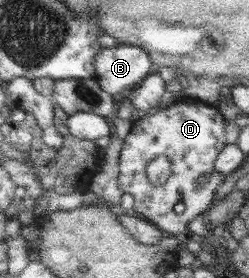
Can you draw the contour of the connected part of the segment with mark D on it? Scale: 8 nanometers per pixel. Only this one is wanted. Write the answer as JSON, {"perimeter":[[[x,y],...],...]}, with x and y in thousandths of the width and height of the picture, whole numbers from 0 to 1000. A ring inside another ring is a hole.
{"perimeter":[[[731,353],[683,381],[542,417],[478,572],[478,665],[538,712],[534,752],[675,845],[751,835],[767,788],[863,737],[863,691],[896,665],[908,637],[908,626],[867,608],[888,543],[924,518],[904,446],[908,428],[871,381],[831,378],[799,356]],[[647,558],[687,579],[691,626],[655,665],[631,673],[598,658],[590,601]],[[815,629],[847,637],[823,651],[815,680],[791,680]],[[711,730],[739,730],[739,763],[711,770],[695,759]]]}

